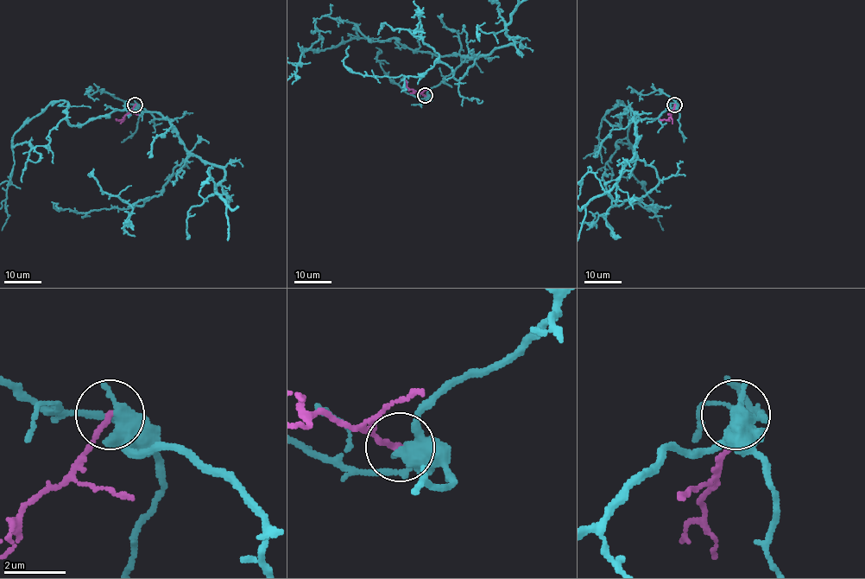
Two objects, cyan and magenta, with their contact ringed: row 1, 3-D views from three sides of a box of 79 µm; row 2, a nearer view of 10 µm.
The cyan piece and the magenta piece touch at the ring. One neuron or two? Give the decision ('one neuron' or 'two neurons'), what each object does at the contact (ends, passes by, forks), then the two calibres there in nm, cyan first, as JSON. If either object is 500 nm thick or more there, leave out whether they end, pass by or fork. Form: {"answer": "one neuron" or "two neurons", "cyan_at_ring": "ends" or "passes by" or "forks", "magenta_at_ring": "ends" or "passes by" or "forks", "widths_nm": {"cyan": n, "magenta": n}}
{"answer": "two neurons", "cyan_at_ring": "forks", "magenta_at_ring": "ends", "widths_nm": {"cyan": 360, "magenta": 180}}

